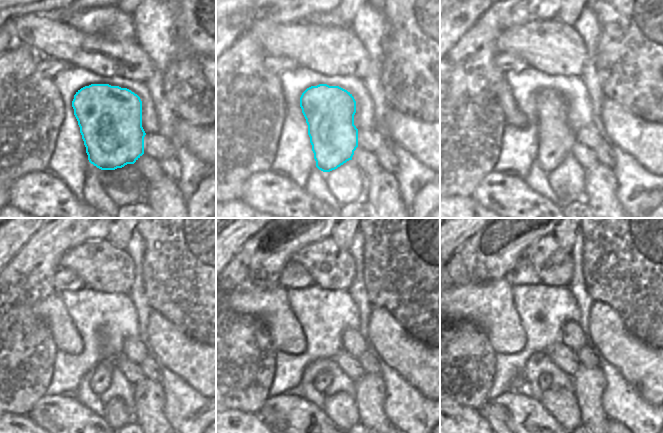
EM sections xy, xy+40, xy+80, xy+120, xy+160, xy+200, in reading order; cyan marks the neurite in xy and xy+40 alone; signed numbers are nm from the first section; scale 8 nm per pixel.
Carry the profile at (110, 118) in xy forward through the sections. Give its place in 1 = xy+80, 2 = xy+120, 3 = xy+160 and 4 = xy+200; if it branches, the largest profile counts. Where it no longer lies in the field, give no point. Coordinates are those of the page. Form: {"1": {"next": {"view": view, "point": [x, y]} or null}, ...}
{"1": {"next": {"view": "xy+80", "point": [555, 137]}}, "2": {"next": {"view": "xy+120", "point": [101, 380]}}, "3": {"next": {"view": "xy+160", "point": [323, 381]}}, "4": {"next": {"view": "xy+200", "point": [545, 382]}}}

